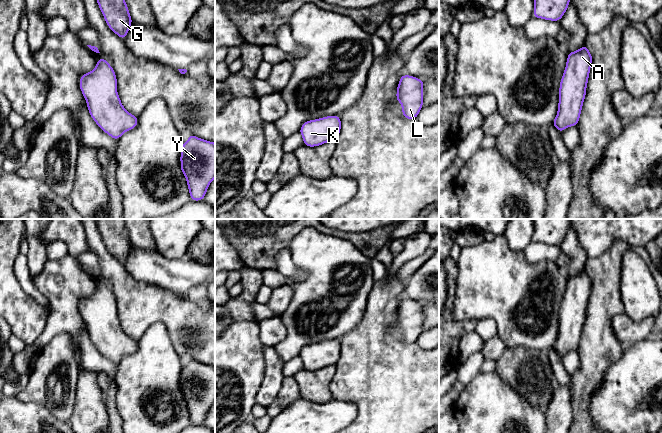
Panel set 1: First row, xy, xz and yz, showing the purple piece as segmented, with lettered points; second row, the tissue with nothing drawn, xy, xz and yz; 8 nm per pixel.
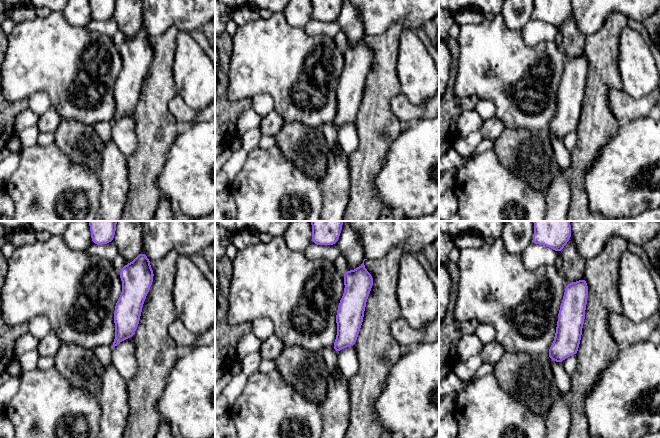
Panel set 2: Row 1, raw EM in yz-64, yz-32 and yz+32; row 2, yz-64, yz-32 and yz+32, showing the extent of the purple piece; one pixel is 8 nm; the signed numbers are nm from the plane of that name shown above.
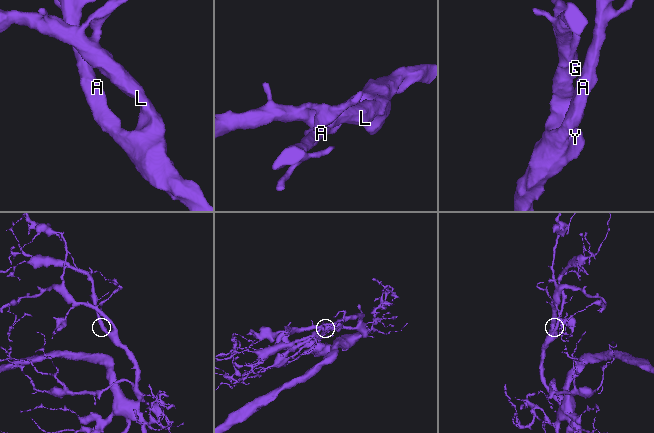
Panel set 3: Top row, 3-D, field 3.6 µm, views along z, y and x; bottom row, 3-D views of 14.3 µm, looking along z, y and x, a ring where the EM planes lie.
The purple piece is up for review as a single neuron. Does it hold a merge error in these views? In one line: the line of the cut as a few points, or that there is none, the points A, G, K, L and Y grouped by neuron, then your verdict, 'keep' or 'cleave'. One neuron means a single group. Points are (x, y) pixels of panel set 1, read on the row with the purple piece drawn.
cut none; groups A G K L Y; keep

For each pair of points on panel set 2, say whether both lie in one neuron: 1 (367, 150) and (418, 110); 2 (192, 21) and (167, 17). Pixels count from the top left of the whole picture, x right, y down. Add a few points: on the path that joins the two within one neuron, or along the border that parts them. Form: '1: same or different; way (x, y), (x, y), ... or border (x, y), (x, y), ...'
1: different; border (391, 99), (391, 110), (400, 121)
2: same; way (186, 17), (173, 17)

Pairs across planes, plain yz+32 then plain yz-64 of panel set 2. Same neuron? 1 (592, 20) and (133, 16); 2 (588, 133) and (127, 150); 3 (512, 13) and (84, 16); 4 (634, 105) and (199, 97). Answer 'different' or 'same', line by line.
1: different
2: different
3: same
4: different

